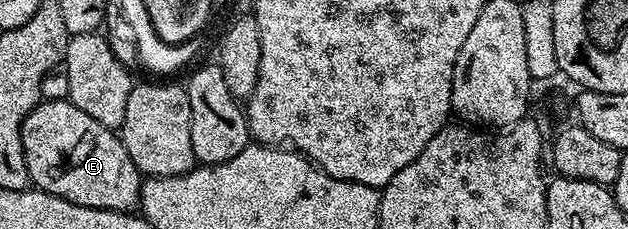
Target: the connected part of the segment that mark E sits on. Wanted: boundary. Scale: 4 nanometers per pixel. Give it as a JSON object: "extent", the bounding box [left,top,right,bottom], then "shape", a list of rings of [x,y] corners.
{"extent":[22,98,144,212],"shape":[[[47,98],[39,103],[22,123],[22,152],[28,161],[31,184],[37,190],[47,191],[49,195],[67,199],[81,207],[133,212],[142,198],[144,176],[132,161],[132,157],[128,157],[128,149],[124,149],[121,138],[111,128],[88,117],[88,113],[71,103],[69,98],[61,98]]]}

